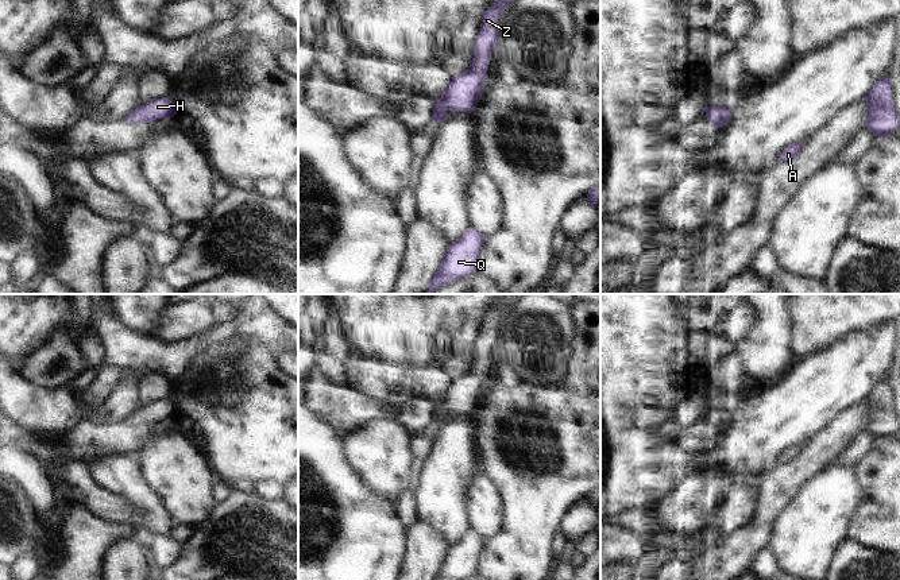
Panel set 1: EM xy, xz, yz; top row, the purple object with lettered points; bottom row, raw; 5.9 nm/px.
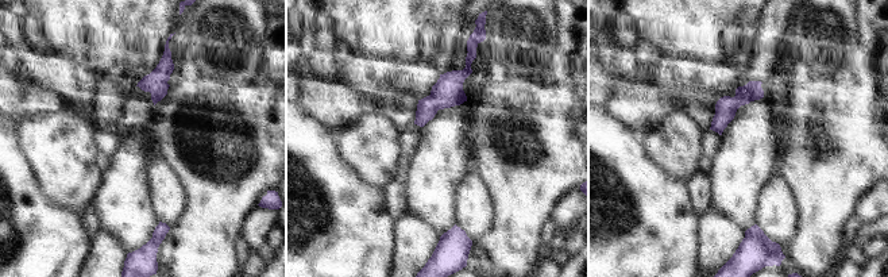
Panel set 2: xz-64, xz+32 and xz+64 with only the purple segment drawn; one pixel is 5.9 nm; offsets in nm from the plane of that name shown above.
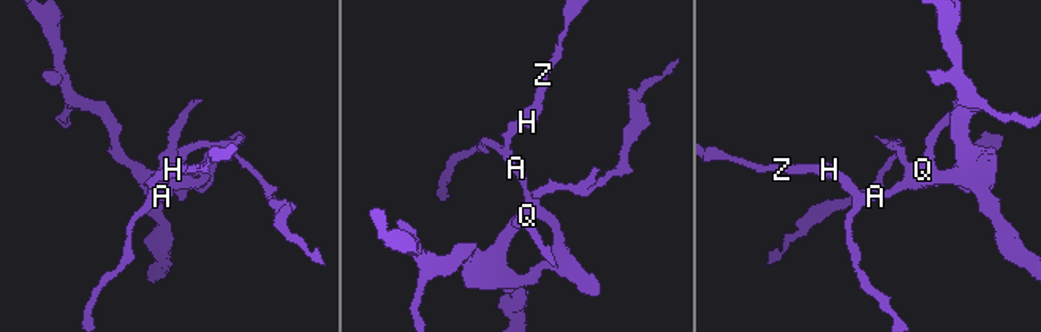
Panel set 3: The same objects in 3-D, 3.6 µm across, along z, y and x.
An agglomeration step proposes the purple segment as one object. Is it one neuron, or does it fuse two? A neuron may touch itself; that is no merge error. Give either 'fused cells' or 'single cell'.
single cell

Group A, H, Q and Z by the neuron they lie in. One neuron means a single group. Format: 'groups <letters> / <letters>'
groups A H Q Z

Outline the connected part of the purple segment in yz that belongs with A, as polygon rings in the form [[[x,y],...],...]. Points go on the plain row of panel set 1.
[[[803,445],[789,446],[779,460],[780,465],[784,465],[799,459],[803,451],[804,451]]]

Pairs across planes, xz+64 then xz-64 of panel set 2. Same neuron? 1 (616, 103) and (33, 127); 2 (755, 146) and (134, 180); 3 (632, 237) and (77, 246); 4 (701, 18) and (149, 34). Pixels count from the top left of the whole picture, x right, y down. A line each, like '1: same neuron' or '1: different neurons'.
1: different neurons
2: same neuron
3: same neuron
4: same neuron

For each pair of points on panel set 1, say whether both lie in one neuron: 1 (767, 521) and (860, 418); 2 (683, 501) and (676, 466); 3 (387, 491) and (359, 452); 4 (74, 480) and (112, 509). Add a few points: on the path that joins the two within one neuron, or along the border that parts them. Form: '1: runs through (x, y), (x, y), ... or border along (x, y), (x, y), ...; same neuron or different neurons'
1: runs through (777, 494), (833, 439); same neuron
2: border along (696, 468), (657, 505); different neurons
3: runs through (387, 482), (369, 461); same neuron
4: runs through (84, 490), (103, 503); same neuron

